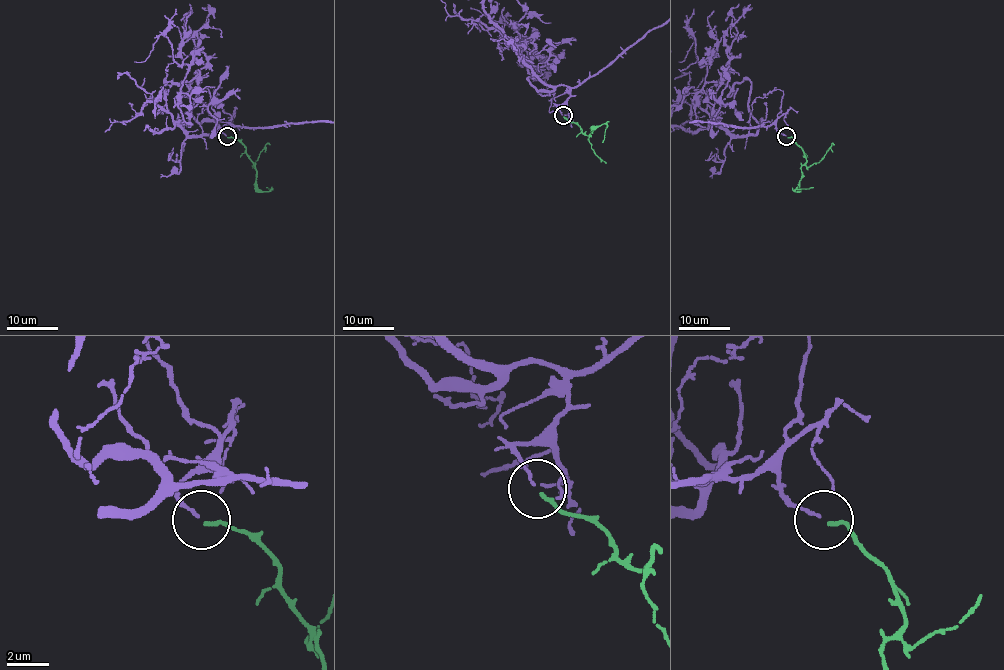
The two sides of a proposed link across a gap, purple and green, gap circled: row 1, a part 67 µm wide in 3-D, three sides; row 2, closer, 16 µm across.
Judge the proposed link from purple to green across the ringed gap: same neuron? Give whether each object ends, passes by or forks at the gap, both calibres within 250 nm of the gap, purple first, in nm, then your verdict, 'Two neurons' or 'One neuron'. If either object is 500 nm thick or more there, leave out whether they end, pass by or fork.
At the ring purple ends. At the ring green ends. Thickness 140 nm (purple) against 180 nm. Two neurons

